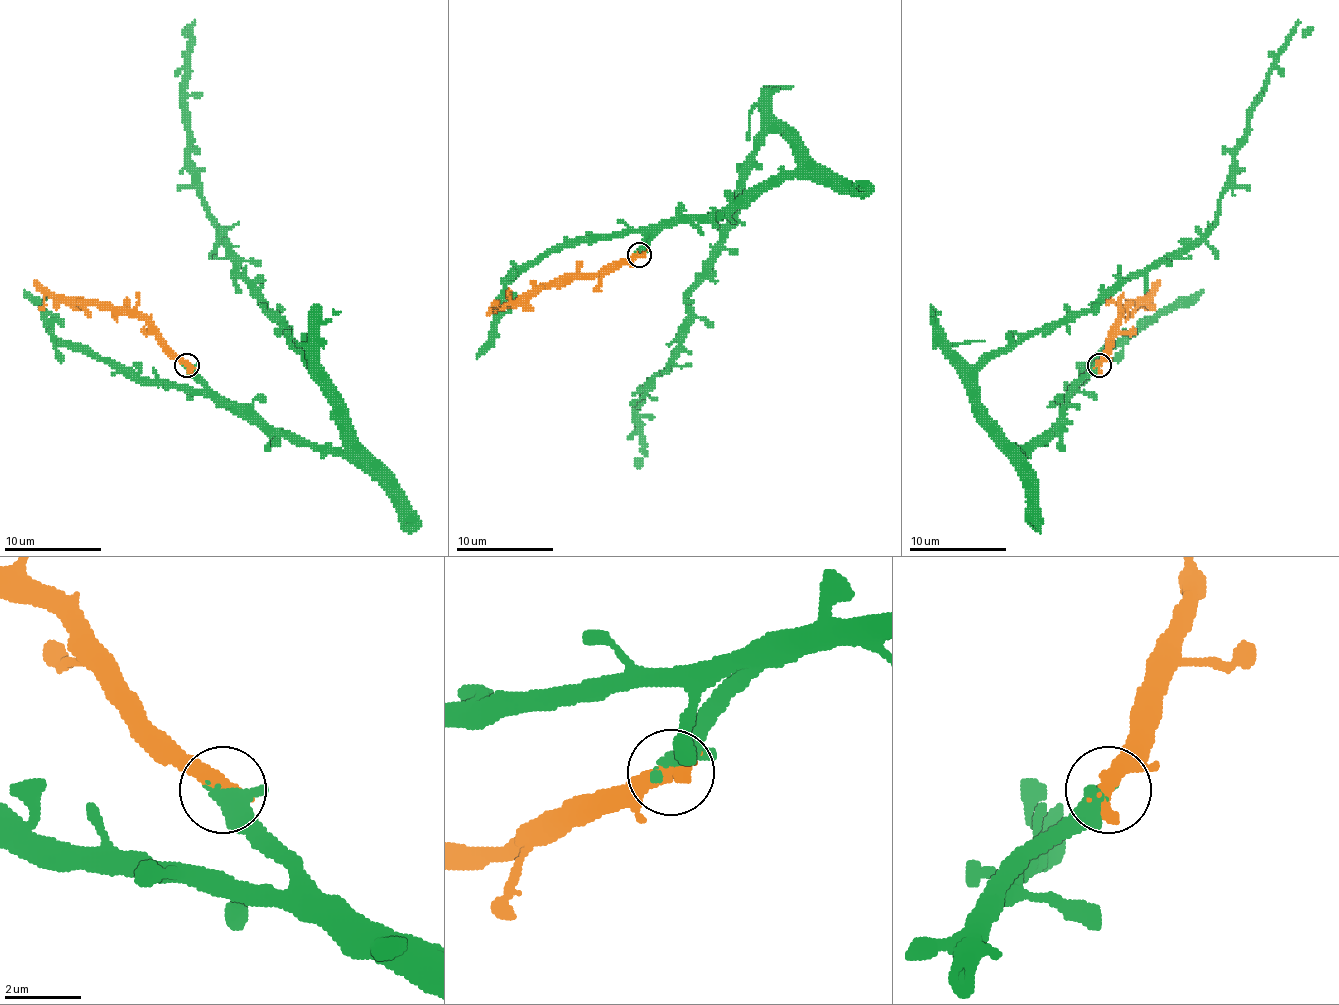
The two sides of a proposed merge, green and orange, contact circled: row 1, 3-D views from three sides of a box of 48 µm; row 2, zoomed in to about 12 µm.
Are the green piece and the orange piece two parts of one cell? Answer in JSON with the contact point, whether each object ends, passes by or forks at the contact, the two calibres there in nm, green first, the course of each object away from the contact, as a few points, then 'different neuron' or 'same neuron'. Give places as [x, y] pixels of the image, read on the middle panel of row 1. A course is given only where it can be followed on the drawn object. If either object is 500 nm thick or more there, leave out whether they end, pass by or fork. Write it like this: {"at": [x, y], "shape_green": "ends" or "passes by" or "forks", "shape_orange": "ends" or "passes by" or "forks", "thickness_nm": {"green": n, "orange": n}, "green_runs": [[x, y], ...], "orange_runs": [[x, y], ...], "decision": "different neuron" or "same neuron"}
{"at": [639, 255], "thickness_nm": {"green": 320, "orange": 550}, "green_runs": [[637, 254], [795, 171], [798, 149], [781, 132], [756, 147], [686, 337], [642, 390], [640, 468]], "orange_runs": [[640, 254], [596, 273], [567, 276], [528, 290], [486, 315]], "decision": "same neuron"}

